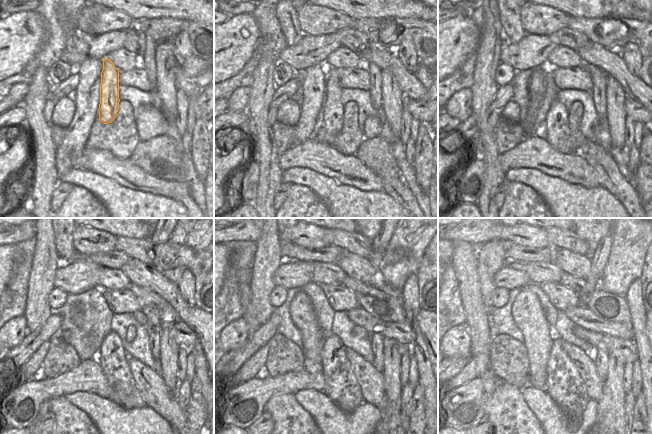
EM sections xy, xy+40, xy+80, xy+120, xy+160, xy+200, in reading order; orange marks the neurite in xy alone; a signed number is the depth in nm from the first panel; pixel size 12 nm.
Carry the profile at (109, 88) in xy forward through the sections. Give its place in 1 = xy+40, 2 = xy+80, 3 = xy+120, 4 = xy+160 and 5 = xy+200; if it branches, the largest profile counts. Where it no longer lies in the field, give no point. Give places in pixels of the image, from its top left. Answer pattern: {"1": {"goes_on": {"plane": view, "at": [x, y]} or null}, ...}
{"1": {"goes_on": {"plane": "xy+40", "at": [333, 111]}}, "2": {"goes_on": {"plane": "xy+80", "at": [559, 136]}}, "3": {"goes_on": {"plane": "xy+120", "at": [112, 354]}}, "4": {"goes_on": {"plane": "xy+160", "at": [344, 390]}}, "5": {"goes_on": {"plane": "xy+200", "at": [565, 386]}}}

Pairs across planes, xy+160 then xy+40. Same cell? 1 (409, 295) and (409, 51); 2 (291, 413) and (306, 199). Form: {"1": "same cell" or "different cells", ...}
{"1": "same cell", "2": "same cell"}

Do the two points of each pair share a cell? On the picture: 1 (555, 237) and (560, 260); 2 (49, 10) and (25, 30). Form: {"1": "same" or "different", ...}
{"1": "different", "2": "different"}

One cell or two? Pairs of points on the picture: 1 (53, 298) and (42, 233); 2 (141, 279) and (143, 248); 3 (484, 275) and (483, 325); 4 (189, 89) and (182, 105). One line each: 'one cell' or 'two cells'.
1: two cells
2: two cells
3: two cells
4: two cells

